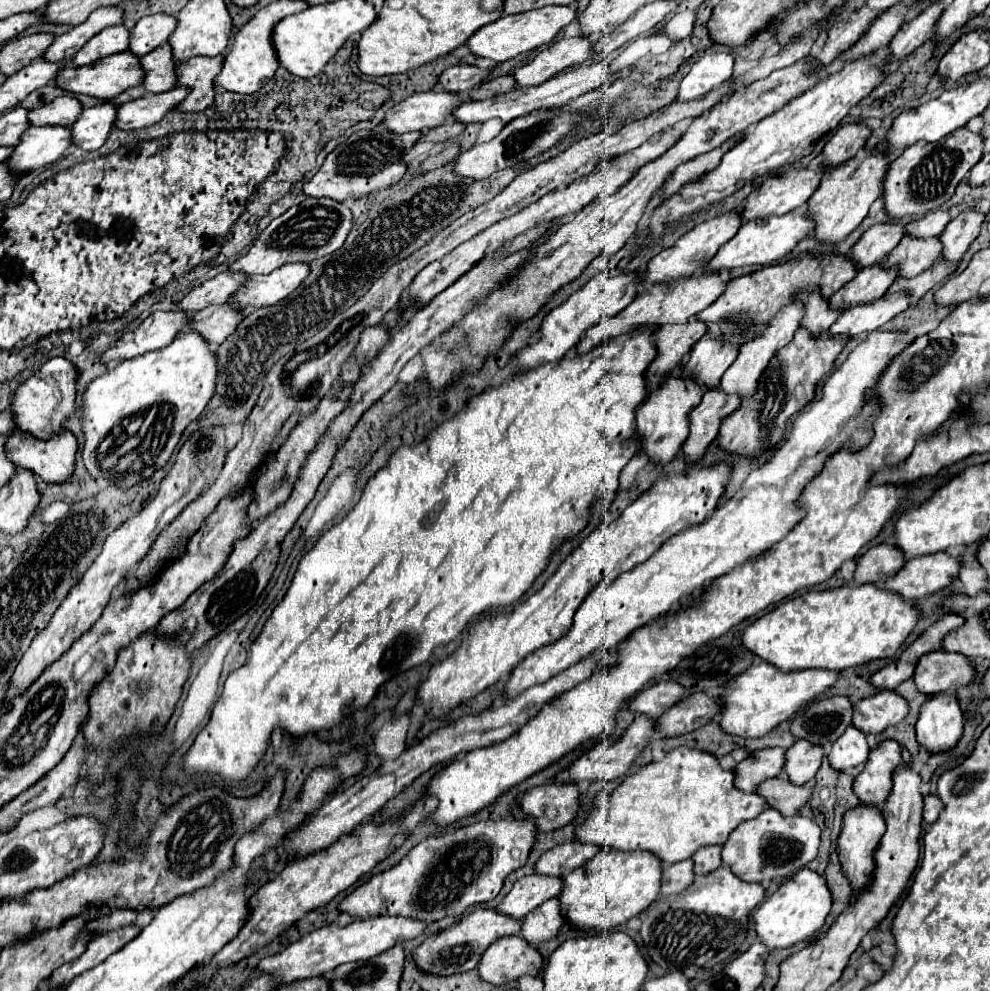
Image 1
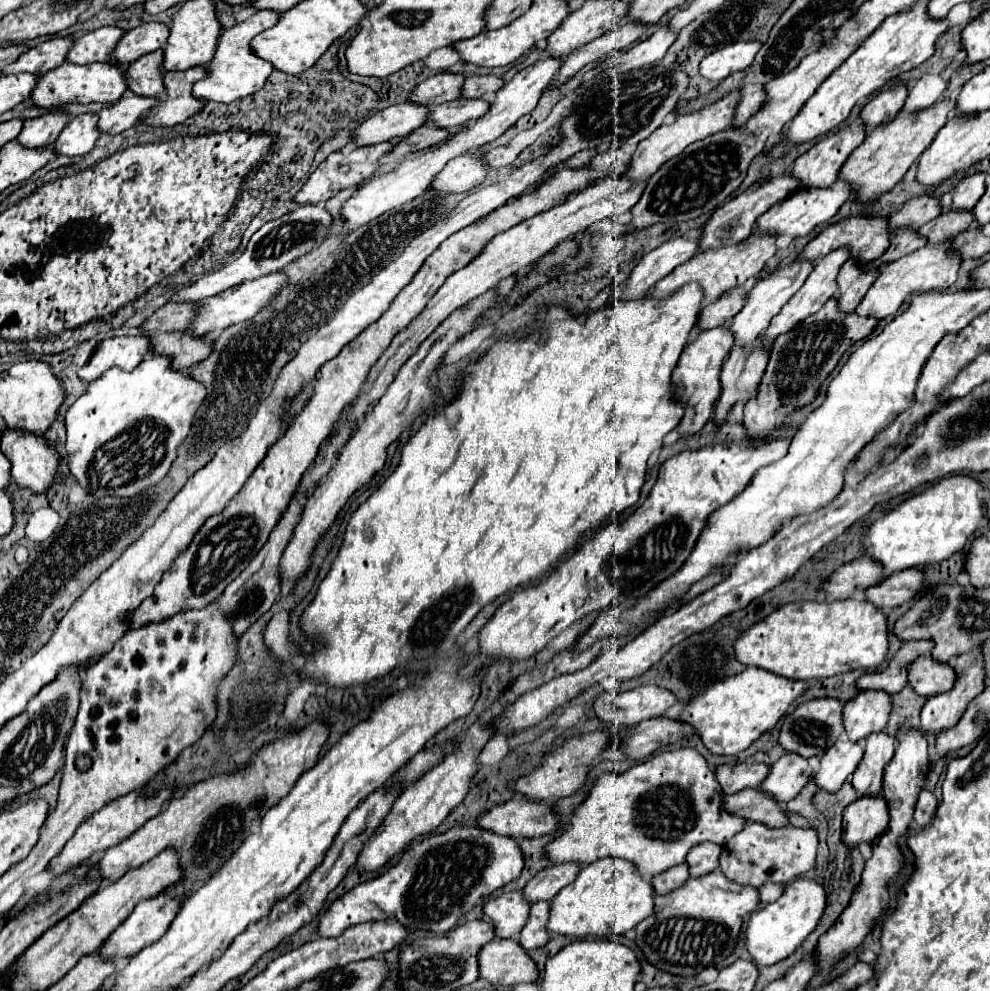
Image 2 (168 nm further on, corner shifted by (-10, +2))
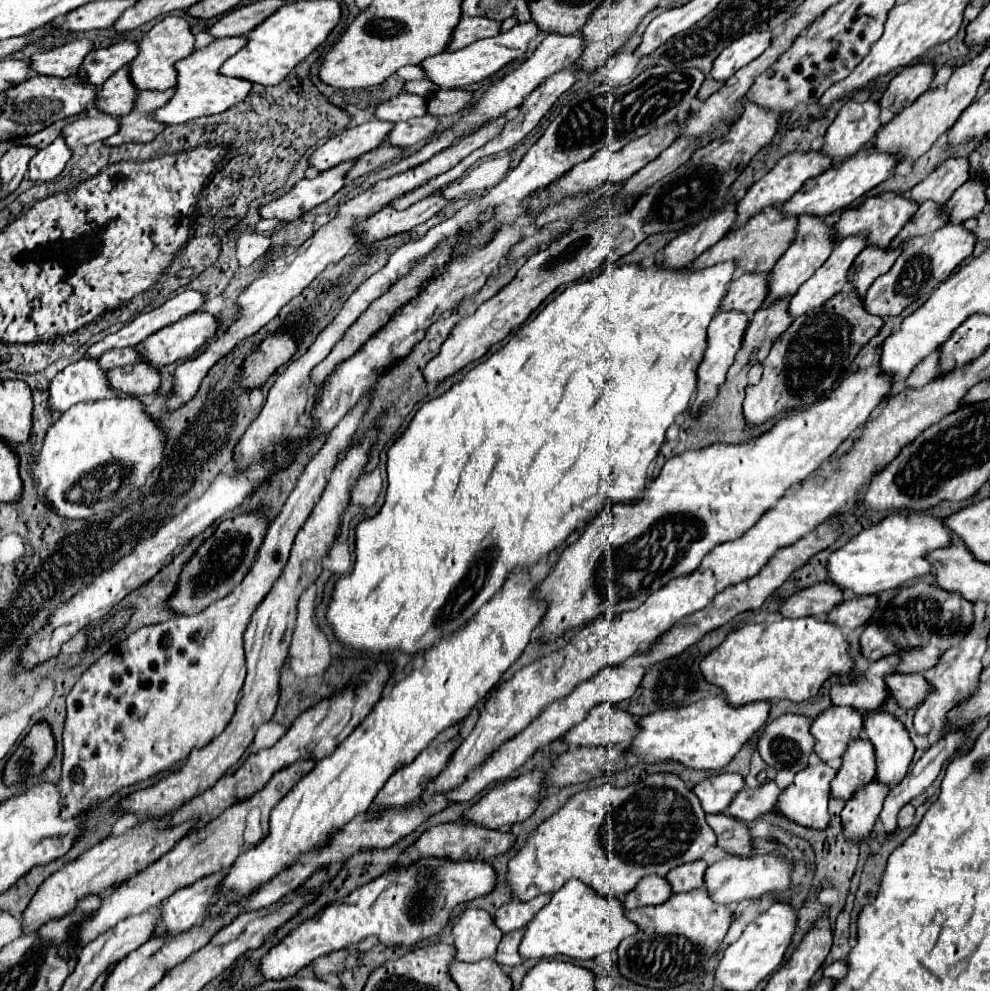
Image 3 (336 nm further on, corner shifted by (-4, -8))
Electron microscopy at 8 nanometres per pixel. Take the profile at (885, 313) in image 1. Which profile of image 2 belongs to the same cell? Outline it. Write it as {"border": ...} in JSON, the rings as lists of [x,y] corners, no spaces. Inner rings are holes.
{"border":[[[953,241],[947,243],[927,243],[925,247],[885,265],[881,269],[881,275],[871,285],[867,295],[857,305],[855,313],[859,315],[873,315],[877,319],[891,317],[899,311],[899,307],[905,303],[909,295],[915,295],[917,291],[935,291],[935,289],[949,289],[957,279],[957,269],[961,265],[961,257],[957,251],[953,251]]]}

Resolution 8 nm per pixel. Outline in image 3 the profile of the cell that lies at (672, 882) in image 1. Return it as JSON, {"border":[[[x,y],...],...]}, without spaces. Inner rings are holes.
{"border":[[[649,875],[639,885],[627,895],[625,899],[625,909],[635,909],[635,907],[645,907],[645,905],[659,905],[671,897],[671,885],[665,877],[659,875]]]}

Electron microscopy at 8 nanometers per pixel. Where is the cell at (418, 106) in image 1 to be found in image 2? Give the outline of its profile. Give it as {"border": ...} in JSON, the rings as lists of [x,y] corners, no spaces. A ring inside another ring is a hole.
{"border":[[[409,101],[391,105],[367,117],[359,127],[355,127],[351,139],[355,145],[365,147],[405,137],[417,127],[425,125],[425,111],[429,111],[429,107],[413,107]]]}

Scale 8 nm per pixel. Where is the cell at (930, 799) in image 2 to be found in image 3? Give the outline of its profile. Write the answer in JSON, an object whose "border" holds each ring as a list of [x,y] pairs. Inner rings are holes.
{"border":[[[909,803],[899,811],[899,829],[909,827],[913,823],[913,817],[915,817],[915,807]]]}

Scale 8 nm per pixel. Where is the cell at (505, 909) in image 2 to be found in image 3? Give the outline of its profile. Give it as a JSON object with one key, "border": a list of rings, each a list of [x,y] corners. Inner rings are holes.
{"border":[[[467,909],[453,925],[457,961],[481,961],[495,955],[503,937],[495,929],[495,919],[483,909]]]}

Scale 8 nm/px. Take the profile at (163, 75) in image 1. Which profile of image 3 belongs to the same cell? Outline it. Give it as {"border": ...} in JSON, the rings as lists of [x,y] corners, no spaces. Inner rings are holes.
{"border":[[[123,67],[101,85],[97,93],[97,107],[113,117],[123,117],[131,113],[137,93],[139,89],[131,87],[131,73]]]}

